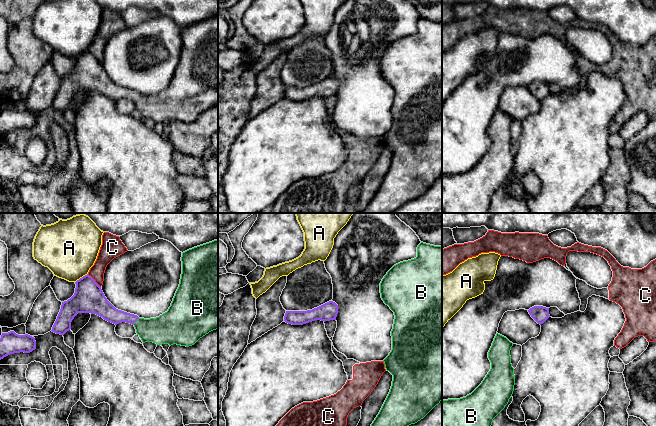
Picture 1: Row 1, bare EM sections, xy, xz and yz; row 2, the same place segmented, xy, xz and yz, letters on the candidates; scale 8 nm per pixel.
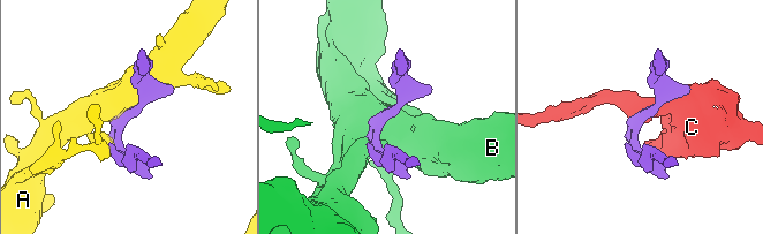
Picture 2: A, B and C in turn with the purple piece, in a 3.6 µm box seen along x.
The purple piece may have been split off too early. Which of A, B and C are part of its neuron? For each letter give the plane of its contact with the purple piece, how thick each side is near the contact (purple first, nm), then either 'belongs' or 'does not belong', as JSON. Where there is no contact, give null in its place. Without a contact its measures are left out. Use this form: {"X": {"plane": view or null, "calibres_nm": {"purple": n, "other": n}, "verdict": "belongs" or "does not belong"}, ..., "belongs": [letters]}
{"A": {"plane": "xy", "calibres_nm": {"purple": 240, "other": 440}, "verdict": "does not belong"}, "B": {"plane": "xy", "calibres_nm": {"purple": 140, "other": 240}, "verdict": "belongs"}, "C": {"plane": "xy", "calibres_nm": {"purple": 240, "other": 140}, "verdict": "does not belong"}, "belongs": ["B"]}

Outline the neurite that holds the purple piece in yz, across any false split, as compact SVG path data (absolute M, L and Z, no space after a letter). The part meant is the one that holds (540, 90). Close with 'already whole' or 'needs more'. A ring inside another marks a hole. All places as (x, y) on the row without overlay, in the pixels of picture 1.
M534 82L528 86L531 93L538 99L543 100L549 93L549 84Z | already whole

